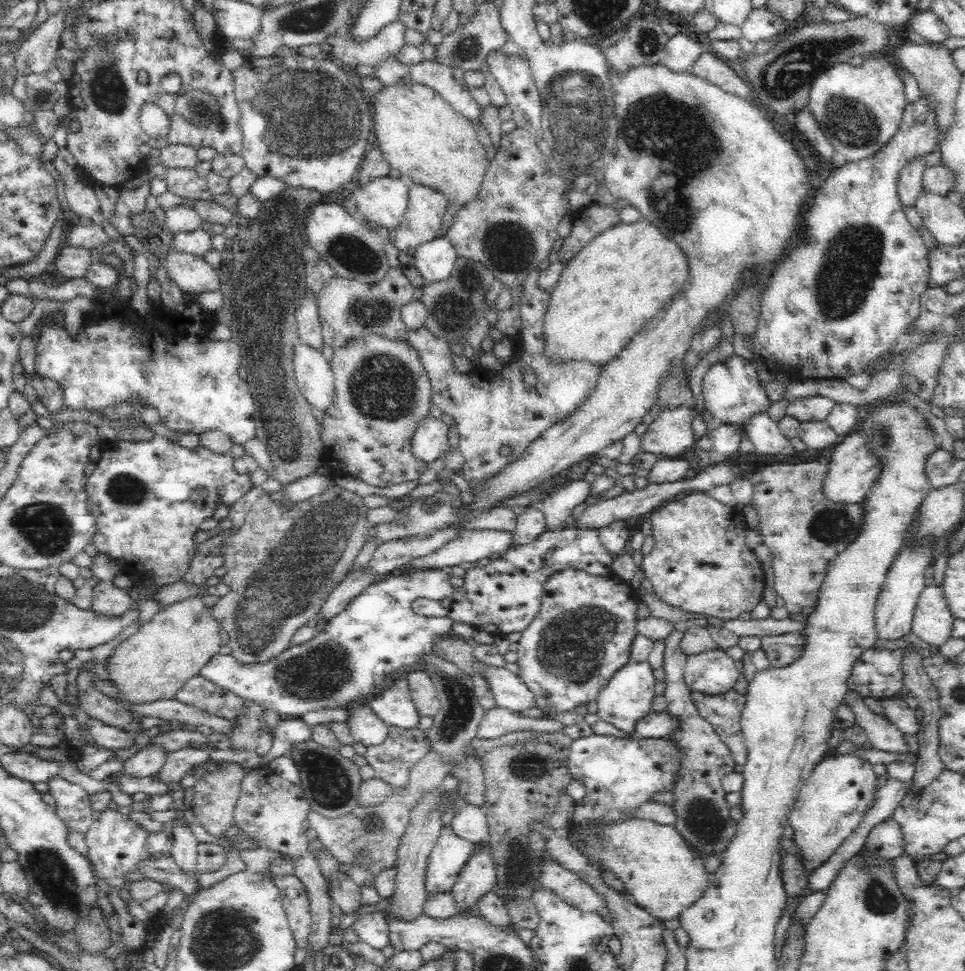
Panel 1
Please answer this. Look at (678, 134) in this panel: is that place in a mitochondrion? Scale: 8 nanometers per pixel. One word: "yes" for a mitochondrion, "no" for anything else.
yes

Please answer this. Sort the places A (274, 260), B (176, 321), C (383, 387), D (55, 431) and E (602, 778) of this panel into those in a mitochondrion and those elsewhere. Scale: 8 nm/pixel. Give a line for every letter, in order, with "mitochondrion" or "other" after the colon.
A: mitochondrion
B: other
C: mitochondrion
D: other
E: other

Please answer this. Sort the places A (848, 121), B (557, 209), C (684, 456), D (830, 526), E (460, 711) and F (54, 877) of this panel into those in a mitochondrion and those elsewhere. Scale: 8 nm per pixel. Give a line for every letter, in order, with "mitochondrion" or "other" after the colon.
A: mitochondrion
B: other
C: other
D: mitochondrion
E: mitochondrion
F: mitochondrion

